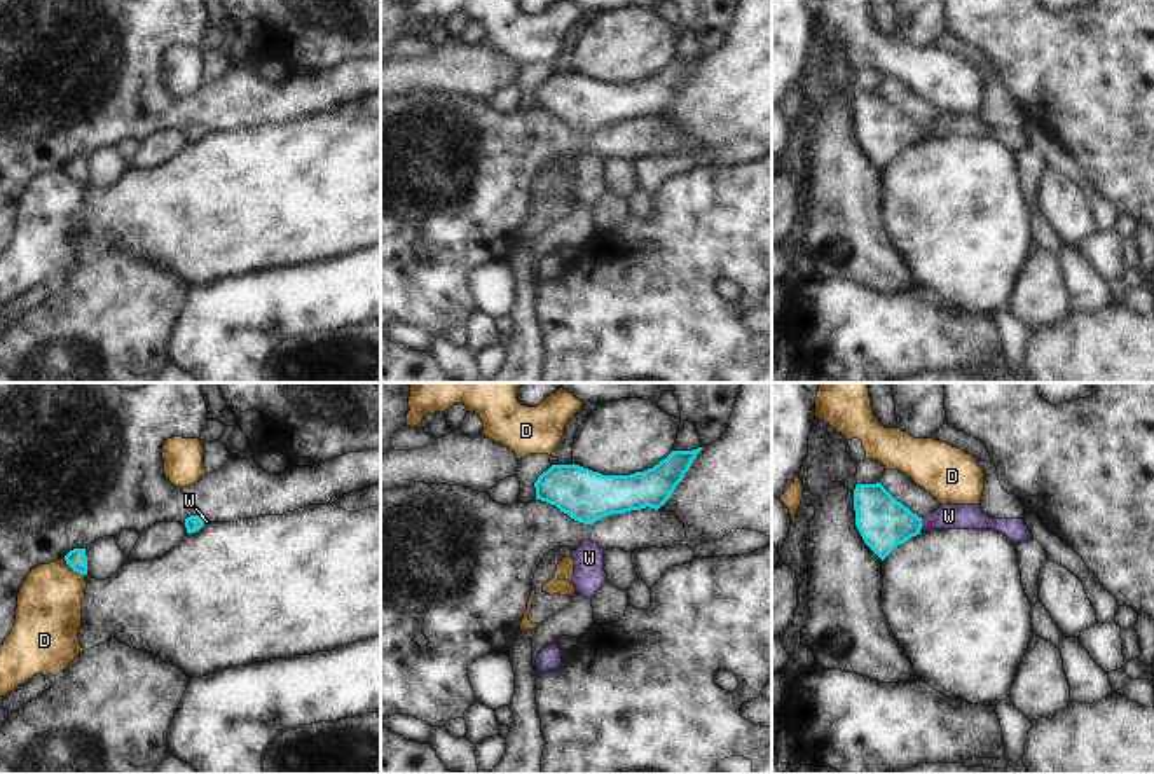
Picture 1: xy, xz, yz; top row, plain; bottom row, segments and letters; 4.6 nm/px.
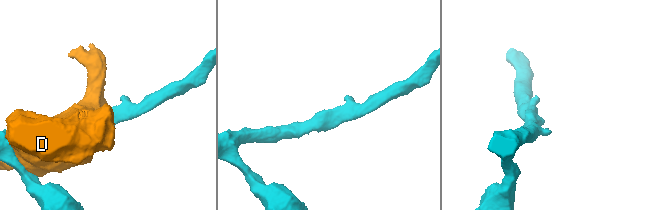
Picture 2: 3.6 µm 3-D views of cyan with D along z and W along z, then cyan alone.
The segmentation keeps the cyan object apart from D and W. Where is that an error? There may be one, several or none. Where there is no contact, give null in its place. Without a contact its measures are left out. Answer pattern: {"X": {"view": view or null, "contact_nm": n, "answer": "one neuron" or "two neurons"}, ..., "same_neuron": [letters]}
{"D": {"view": "xy", "contact_nm": 130, "answer": "two neurons"}, "W": {"view": "yz", "contact_nm": 70, "answer": "one neuron"}, "same_neuron": ["W"]}

